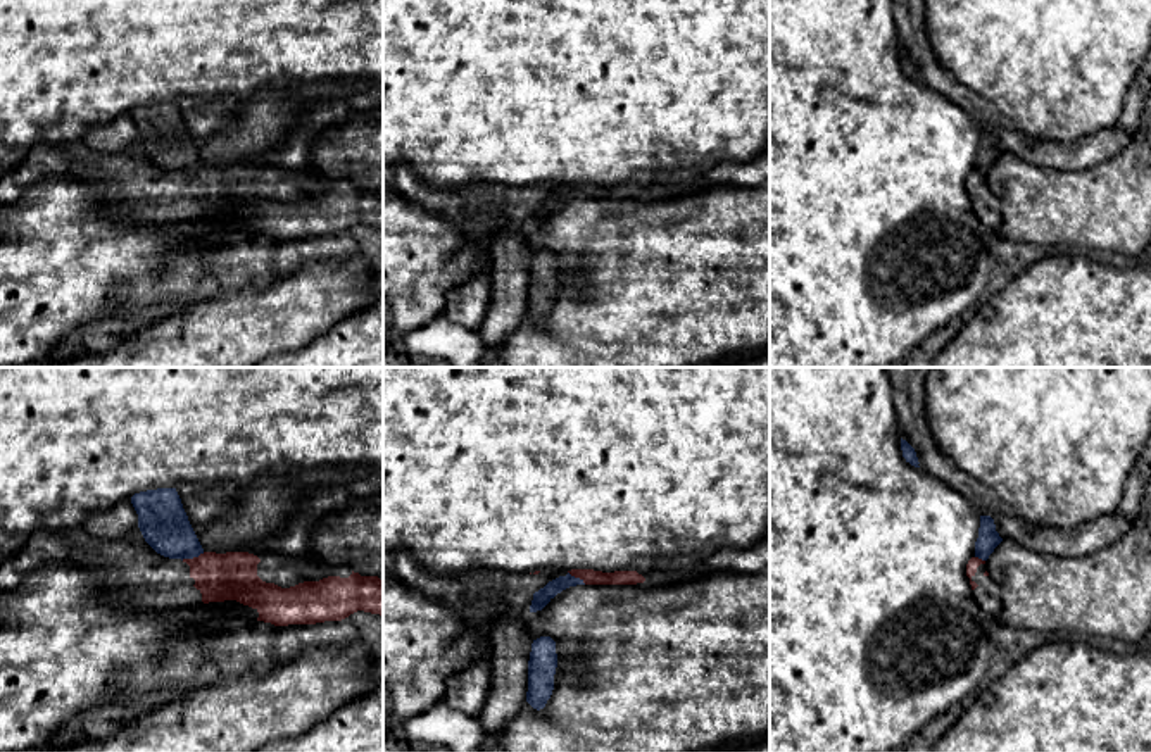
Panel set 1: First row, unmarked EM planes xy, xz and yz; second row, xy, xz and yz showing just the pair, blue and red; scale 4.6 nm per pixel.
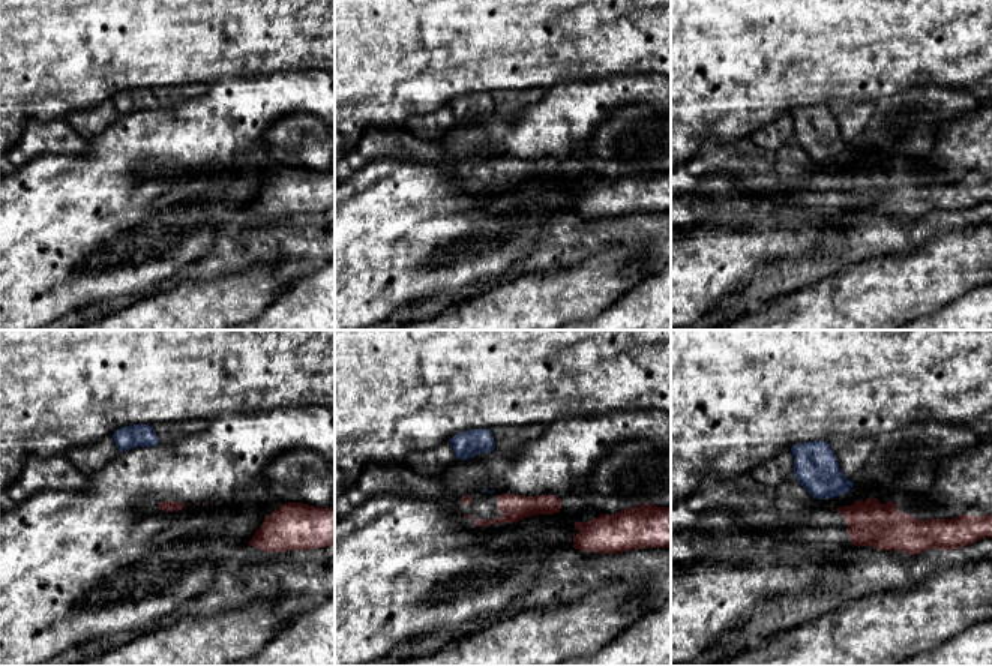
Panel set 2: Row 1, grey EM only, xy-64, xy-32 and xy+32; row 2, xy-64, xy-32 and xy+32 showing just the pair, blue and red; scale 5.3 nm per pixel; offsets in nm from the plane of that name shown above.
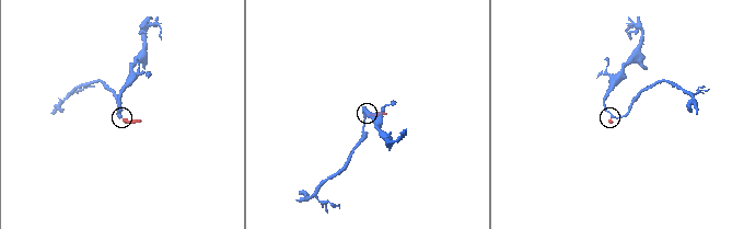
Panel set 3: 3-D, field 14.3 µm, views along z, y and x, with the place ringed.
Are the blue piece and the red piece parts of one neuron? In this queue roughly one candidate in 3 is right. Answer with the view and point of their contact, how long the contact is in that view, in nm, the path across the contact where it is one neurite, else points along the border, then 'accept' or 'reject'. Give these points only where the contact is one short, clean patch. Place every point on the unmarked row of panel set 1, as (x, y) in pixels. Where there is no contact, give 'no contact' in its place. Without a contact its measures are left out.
contact xy (192, 171); length 120 nm; border xy (204, 166), (182, 173); reject

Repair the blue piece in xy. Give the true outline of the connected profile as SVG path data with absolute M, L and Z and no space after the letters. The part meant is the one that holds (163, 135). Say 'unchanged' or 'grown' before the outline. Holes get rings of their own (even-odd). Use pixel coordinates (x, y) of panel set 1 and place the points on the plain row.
unchanged; M176 102L135 107L131 117L145 155L157 167L181 174L204 167Z

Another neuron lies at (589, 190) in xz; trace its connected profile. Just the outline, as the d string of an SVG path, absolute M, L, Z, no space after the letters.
M571 183L568 186L580 191L585 198L637 198L645 195L637 185L602 186L594 183Z

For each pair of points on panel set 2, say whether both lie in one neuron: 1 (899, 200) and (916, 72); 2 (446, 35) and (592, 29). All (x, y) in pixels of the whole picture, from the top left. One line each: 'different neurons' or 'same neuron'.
1: different neurons
2: same neuron

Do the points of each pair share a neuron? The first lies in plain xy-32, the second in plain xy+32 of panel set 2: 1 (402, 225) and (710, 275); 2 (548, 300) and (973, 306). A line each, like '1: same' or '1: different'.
1: same
2: different

